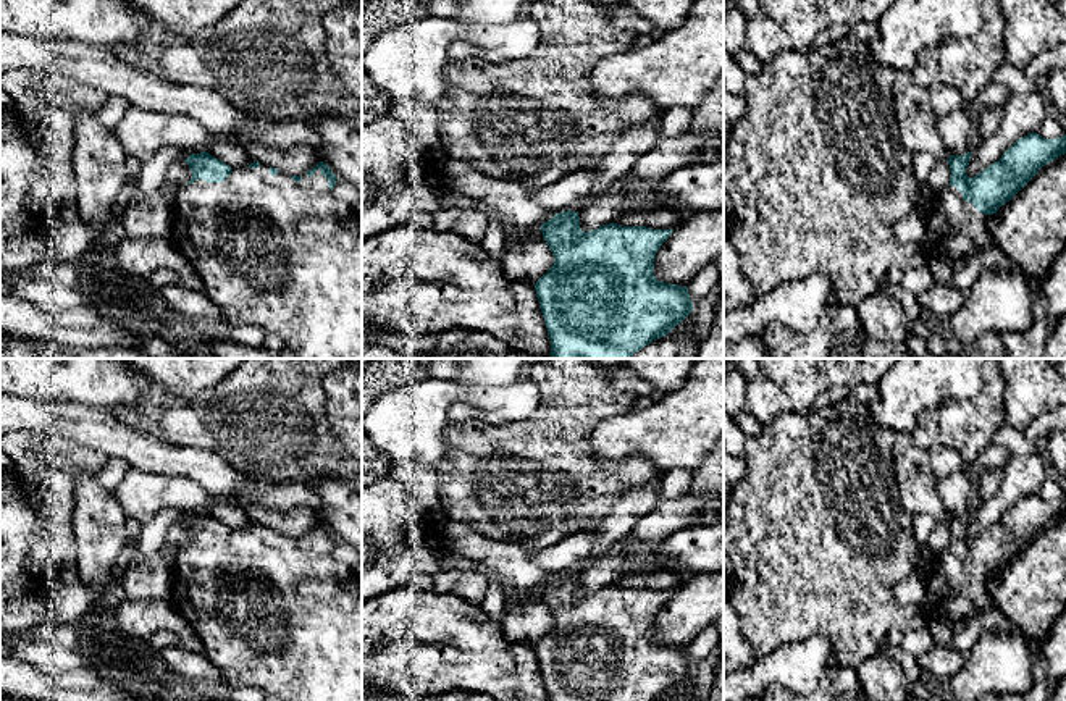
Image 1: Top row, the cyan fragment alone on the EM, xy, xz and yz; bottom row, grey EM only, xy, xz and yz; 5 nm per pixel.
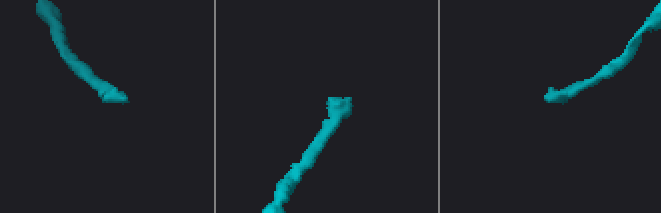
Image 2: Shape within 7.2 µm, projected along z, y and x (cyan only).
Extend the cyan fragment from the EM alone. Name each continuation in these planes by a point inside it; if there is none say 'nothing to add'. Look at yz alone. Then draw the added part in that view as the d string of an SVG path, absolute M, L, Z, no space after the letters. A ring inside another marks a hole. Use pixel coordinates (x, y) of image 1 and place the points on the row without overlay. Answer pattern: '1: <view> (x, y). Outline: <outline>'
1: yz (955, 590). Outline: M948 546L925 570L925 607L921 612L927 622L940 617L953 623L992 612L997 604L988 591L988 581L990 577L980 575Z

